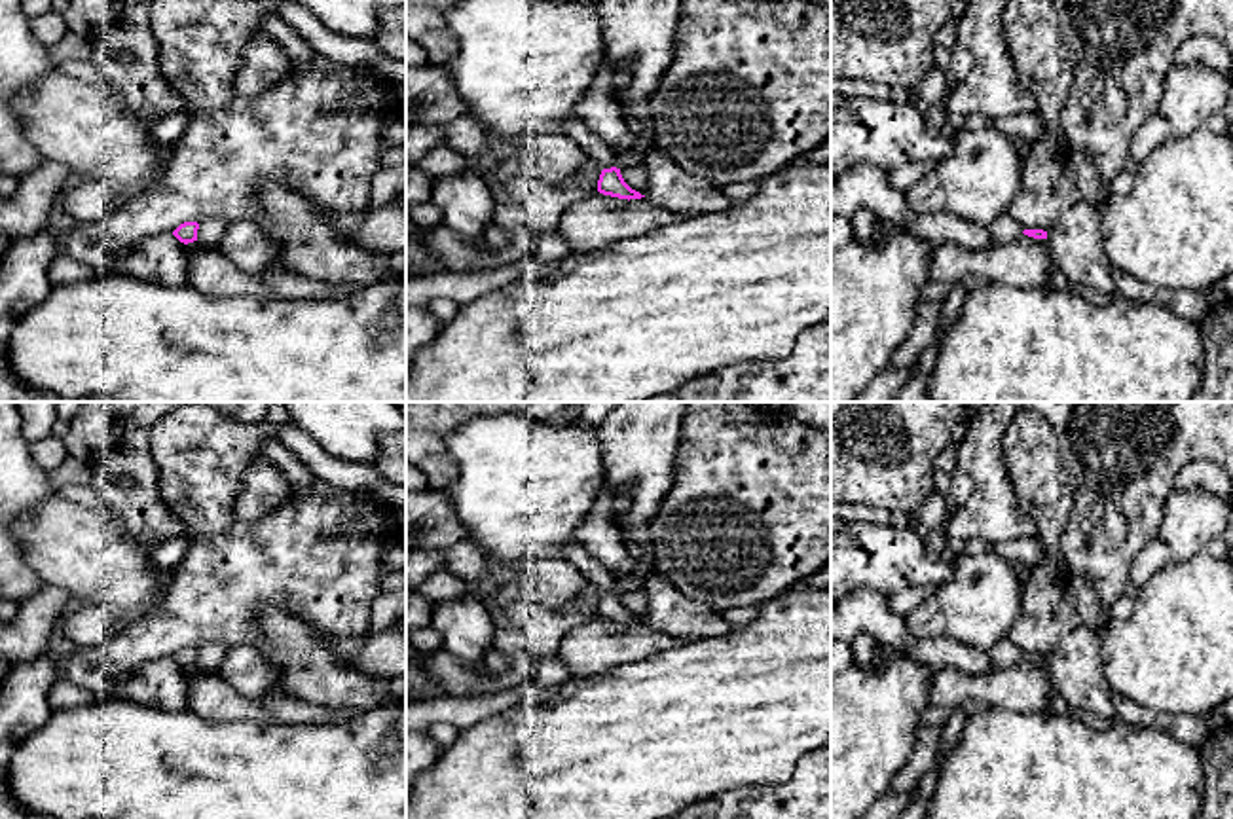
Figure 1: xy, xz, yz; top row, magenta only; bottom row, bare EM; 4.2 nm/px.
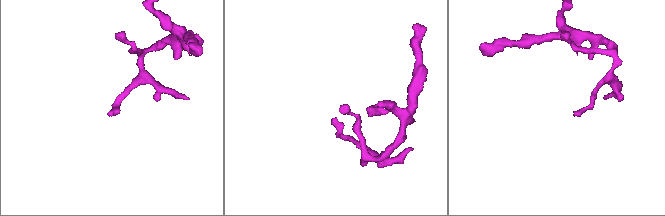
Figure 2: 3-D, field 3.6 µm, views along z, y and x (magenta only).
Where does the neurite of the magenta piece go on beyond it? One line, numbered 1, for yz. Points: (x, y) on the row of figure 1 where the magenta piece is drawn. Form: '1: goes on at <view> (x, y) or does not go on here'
1: does not go on here

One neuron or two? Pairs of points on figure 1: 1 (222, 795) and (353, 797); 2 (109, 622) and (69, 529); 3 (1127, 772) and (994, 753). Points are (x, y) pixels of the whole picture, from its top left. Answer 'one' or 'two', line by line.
1: one
2: two
3: one

